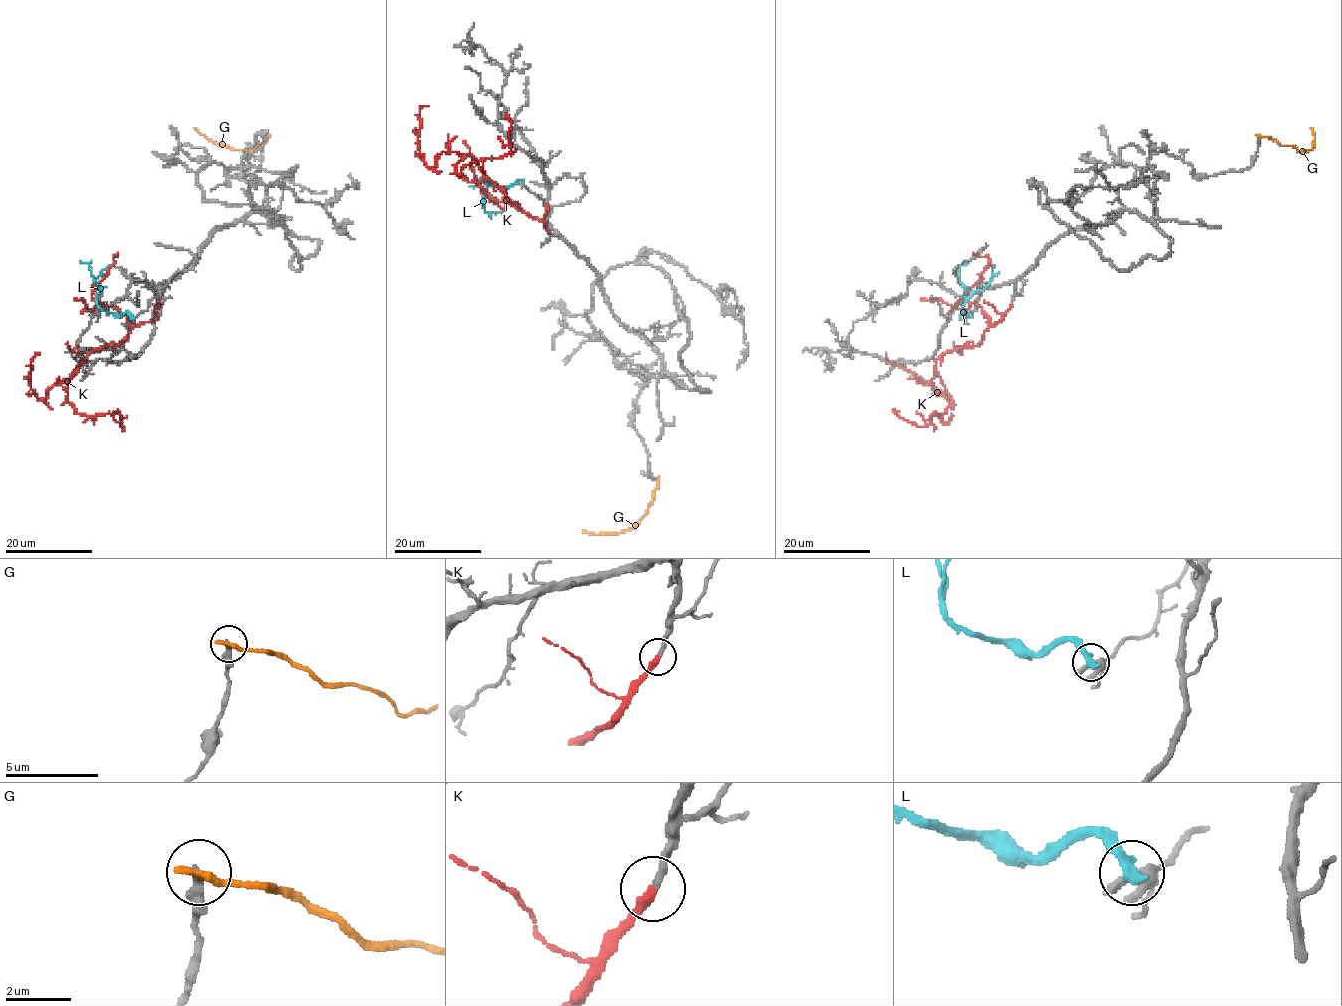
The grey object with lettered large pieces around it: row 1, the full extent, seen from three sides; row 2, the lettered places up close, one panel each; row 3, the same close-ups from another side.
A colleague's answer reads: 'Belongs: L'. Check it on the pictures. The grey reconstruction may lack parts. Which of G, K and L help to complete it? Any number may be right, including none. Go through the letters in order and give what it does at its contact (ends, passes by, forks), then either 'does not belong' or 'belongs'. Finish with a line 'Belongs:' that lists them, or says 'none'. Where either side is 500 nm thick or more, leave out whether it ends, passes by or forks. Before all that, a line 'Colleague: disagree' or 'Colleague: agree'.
Colleague: disagree
G: it ends | does not belong
K: it ends | belongs
L: it ends | does not belong
Belongs: K

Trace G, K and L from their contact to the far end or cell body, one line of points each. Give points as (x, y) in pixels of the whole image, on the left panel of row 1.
G: (269, 135), (250, 152), (218, 145), (194, 128)
K: (159, 305), (118, 345), (93, 349), (67, 385), (67, 401), (82, 415), (117, 412), (120, 426), (117, 409)
L: (132, 318), (128, 312), (109, 313), (98, 306), (95, 283), (100, 273), (112, 265)

